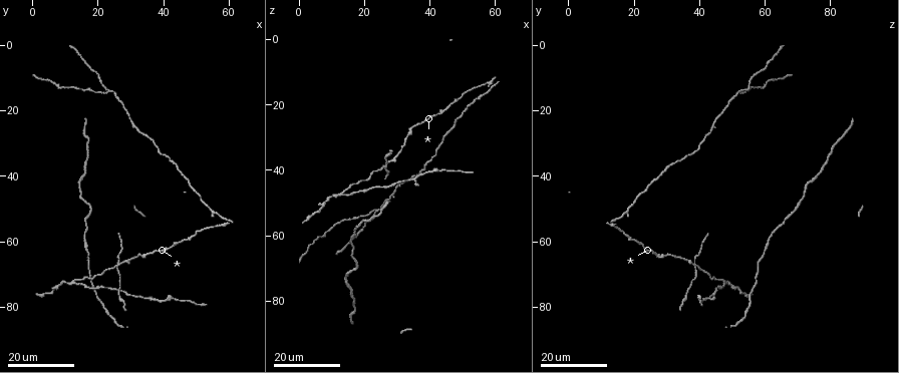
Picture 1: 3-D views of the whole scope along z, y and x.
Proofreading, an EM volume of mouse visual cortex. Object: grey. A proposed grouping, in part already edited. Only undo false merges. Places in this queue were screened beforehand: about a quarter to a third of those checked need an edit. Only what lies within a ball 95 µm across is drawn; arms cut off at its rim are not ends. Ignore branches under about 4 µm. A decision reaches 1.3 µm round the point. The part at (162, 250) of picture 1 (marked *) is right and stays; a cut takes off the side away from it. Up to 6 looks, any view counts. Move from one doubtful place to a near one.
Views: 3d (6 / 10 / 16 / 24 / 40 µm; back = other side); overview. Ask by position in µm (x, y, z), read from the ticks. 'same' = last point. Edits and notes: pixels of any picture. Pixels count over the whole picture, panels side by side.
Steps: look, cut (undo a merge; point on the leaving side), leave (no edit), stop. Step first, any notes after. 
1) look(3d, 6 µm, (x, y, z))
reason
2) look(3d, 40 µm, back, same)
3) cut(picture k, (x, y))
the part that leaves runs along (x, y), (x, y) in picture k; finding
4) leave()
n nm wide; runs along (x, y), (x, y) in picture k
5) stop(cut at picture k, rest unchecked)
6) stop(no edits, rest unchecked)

look(3d, 24 µm, (25.5, 67.0, 39.0))
four-way junction

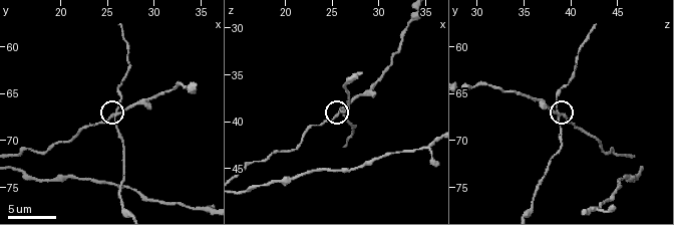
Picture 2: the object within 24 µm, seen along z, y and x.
look(3d, 10 µm, (26.0, 67.2, 38.6))

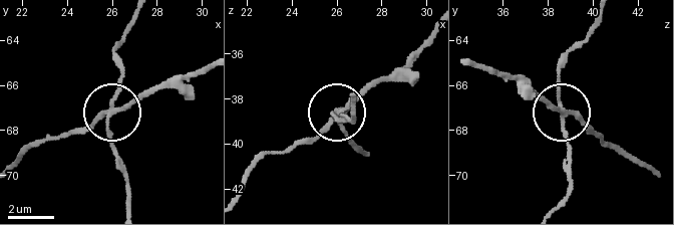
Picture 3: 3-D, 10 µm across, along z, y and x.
cut(picture 3, (113, 145))
the part that leaves runs along (111, 114), (105, 130), (128, 187), (128, 204) in picture 3; a second neuron is stuck on

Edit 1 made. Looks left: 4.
look(overview)

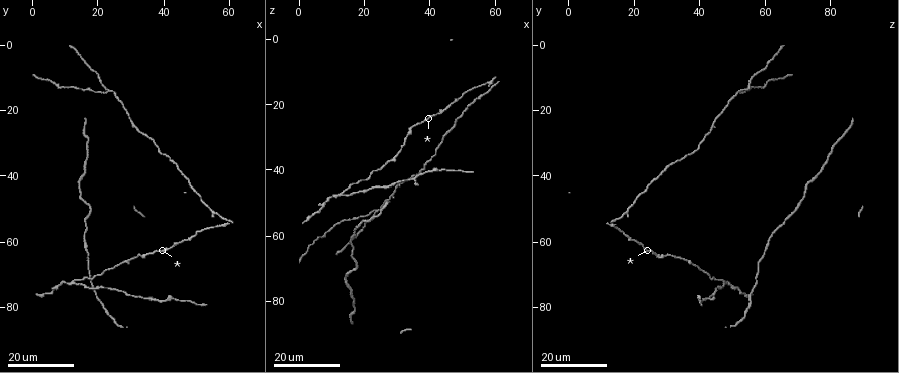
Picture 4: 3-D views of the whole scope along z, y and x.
look(3d, 16 µm, (17.0, 54.0, 65.5))
thin neck

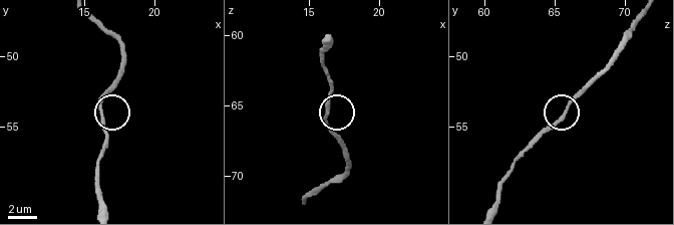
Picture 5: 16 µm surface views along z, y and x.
look(3d, 6 µm, (16.2, 54.0, 65.8))

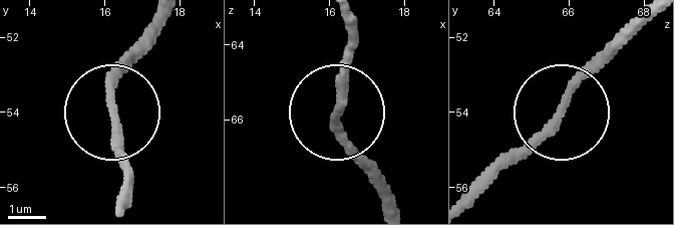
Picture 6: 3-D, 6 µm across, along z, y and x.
look(3d, 6 µm, back, (16.20, 53.90, 65.80))
other side

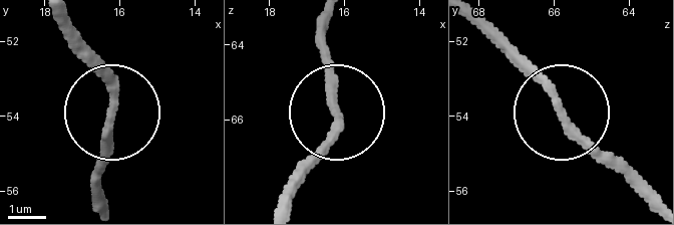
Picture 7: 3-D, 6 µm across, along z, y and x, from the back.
leave()
runs along (328, 20), (334, 136), (306, 181) in picture 7; all the same neuron

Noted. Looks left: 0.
stop(cut at picture 3, rest unchecked)

